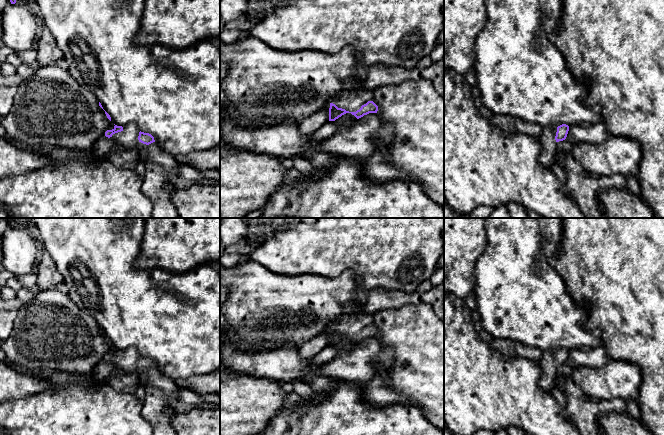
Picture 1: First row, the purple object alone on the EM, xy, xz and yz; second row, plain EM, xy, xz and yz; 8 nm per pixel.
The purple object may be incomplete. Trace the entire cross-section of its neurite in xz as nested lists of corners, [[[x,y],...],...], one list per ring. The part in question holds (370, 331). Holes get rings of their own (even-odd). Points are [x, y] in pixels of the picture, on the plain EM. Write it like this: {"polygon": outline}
{"polygon": [[[343,314],[330,327],[329,345],[335,345],[346,337],[351,337],[359,343],[369,337],[377,337],[377,335],[378,330],[372,325],[372,315]]]}

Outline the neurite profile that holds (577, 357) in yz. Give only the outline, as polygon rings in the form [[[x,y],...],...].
[[[603,346],[594,349],[580,348],[569,350],[566,364],[572,369],[579,366],[603,366],[608,360]]]

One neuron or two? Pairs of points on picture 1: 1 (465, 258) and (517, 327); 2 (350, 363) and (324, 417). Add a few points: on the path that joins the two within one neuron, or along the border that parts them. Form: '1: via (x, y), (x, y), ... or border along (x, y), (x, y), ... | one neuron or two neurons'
1: border along (485, 249), (475, 264), (475, 289), (473, 291) | two neurons
2: border along (344, 380), (356, 382) | two neurons

